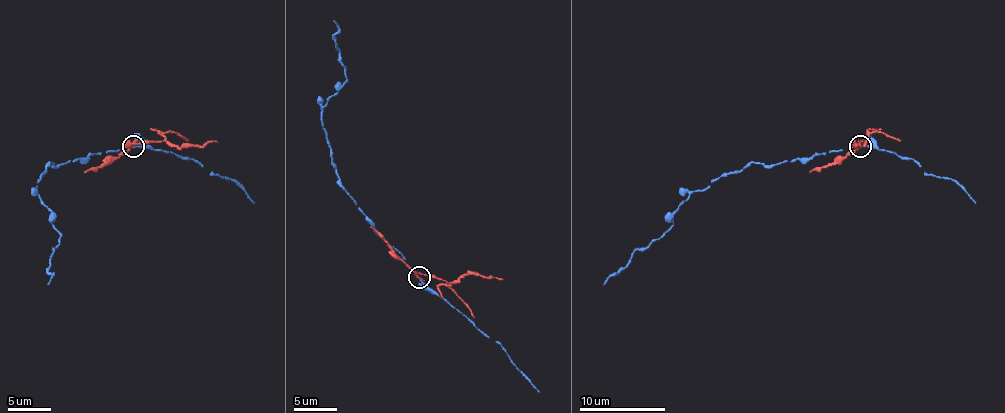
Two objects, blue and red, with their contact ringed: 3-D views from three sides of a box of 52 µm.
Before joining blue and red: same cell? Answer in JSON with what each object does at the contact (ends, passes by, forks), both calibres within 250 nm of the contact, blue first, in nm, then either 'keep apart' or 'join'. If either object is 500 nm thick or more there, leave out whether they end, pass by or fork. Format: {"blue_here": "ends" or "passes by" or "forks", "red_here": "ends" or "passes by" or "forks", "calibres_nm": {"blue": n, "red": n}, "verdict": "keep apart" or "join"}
{"blue_here": "ends", "red_here": "forks", "calibres_nm": {"blue": 160, "red": 190}, "verdict": "keep apart"}

